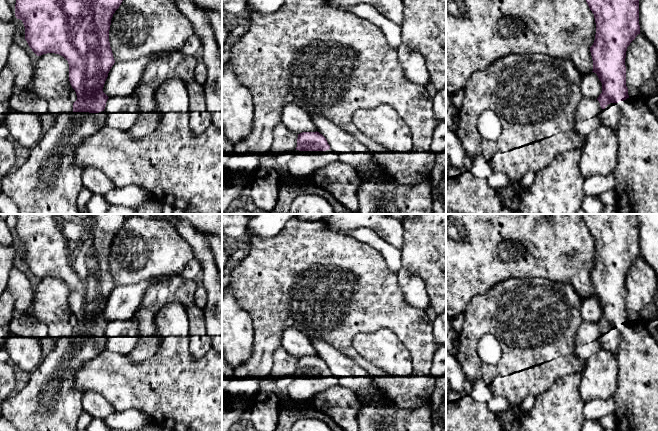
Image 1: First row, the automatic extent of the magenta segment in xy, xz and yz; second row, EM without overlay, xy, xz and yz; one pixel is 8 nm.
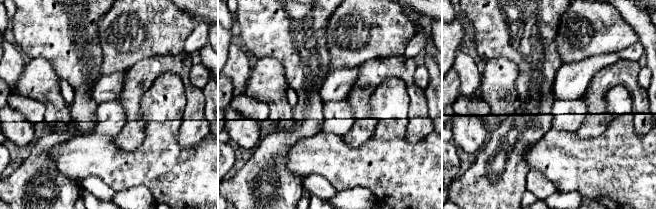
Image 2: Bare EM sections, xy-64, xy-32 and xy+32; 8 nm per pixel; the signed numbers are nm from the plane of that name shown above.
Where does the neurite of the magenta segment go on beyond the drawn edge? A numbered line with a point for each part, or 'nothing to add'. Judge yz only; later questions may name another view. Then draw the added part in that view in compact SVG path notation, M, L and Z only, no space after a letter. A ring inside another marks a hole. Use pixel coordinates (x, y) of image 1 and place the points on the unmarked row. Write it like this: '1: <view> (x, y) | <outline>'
1: yz (610, 340) | M610 327L599 339L601 350L610 351L612 354L617 356L621 340L622 338L618 327Z

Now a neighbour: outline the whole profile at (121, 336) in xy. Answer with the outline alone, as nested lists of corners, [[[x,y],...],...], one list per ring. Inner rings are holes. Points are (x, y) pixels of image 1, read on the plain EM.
[[[133,320],[109,321],[104,333],[105,350],[128,355],[140,339],[138,331]]]

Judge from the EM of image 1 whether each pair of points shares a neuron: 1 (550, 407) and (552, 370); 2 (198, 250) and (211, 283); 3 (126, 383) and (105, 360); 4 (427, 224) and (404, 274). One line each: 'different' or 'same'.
1: different
2: same
3: same
4: different

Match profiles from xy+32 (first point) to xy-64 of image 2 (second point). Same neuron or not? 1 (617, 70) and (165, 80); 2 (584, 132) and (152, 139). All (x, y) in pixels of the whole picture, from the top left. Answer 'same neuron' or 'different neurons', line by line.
1: different neurons
2: different neurons

